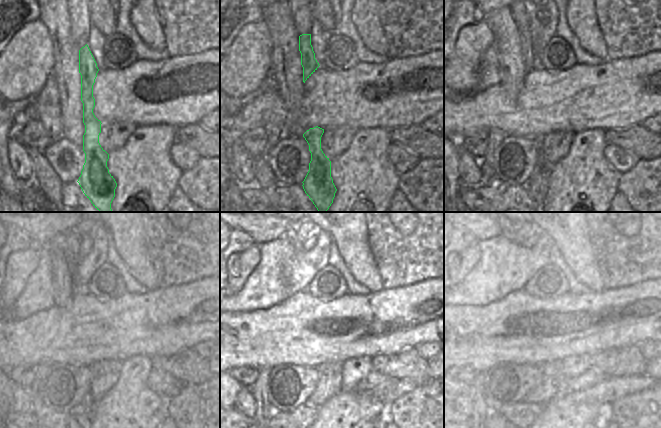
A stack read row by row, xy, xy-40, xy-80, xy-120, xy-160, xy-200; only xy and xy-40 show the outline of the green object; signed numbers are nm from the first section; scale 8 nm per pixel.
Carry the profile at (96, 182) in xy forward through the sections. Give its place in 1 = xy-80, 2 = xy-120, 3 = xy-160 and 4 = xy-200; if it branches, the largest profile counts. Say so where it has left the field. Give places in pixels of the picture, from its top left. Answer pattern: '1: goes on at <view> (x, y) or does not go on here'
1: goes on at xy-80 (537, 184)
2: goes on at xy-120 (73, 239)
3: goes on at xy-160 (291, 234)
4: goes on at xy-200 (509, 232)

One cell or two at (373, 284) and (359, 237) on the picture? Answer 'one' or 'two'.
one

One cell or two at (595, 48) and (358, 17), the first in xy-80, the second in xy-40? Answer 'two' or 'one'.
one

